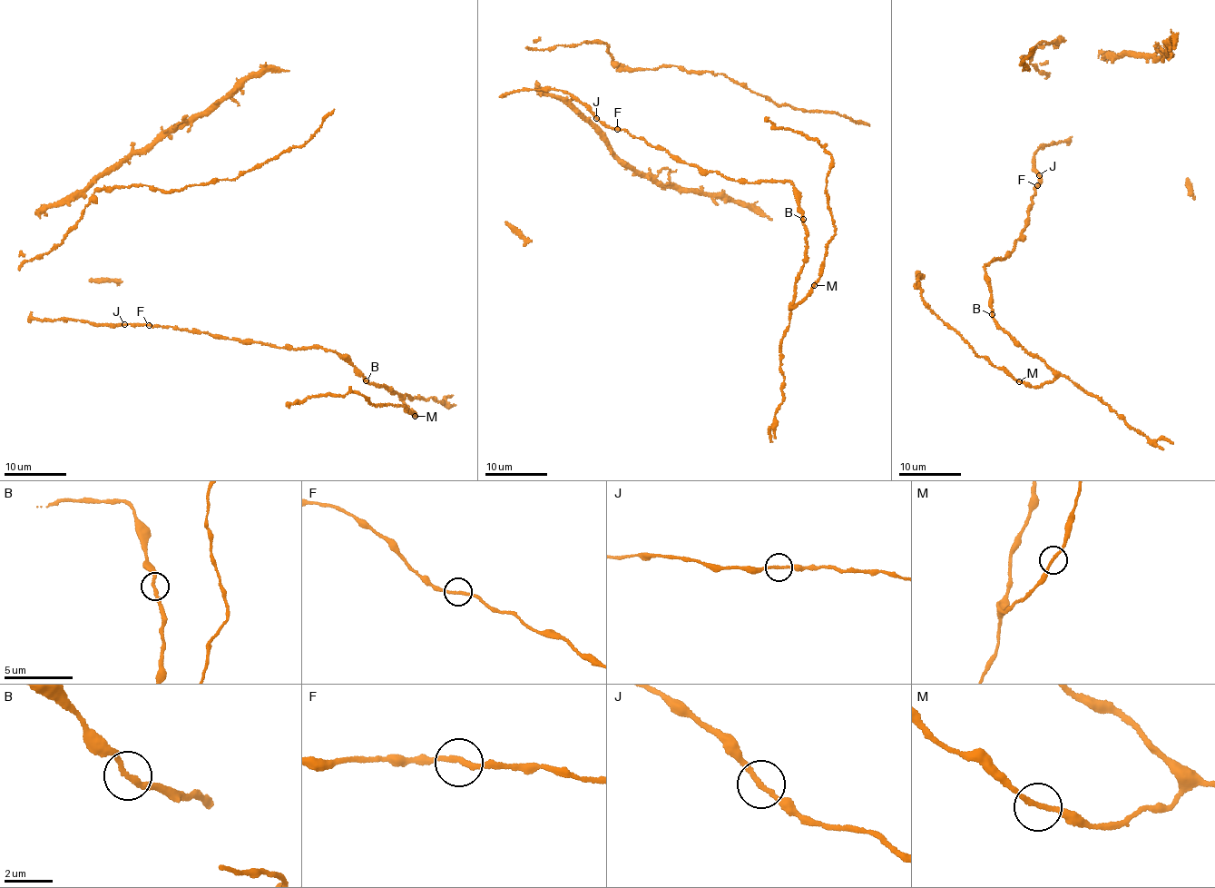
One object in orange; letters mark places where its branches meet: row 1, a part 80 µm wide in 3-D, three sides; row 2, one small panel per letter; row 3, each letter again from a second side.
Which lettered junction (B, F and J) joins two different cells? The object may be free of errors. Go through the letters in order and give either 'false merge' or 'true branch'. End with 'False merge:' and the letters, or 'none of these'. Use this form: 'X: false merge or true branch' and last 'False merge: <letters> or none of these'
B: true branch
F: true branch
J: true branch
False merge: none of these

